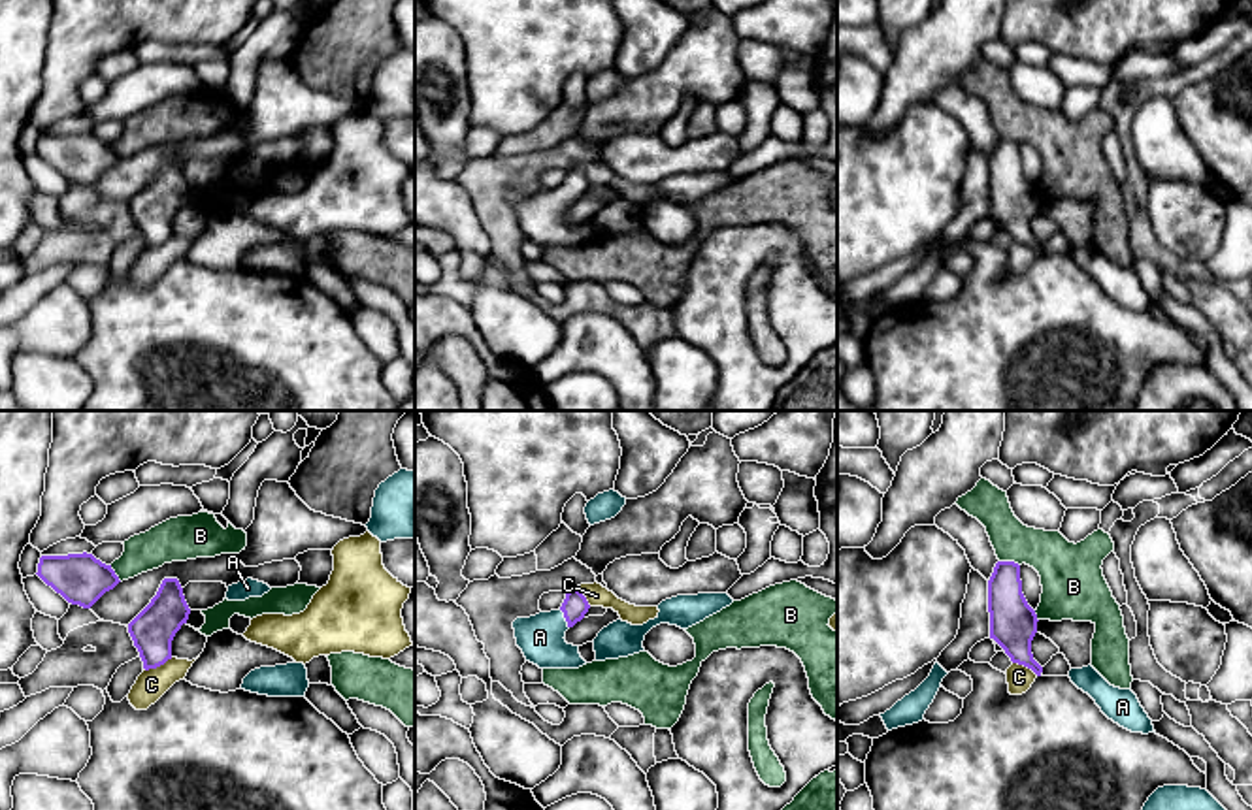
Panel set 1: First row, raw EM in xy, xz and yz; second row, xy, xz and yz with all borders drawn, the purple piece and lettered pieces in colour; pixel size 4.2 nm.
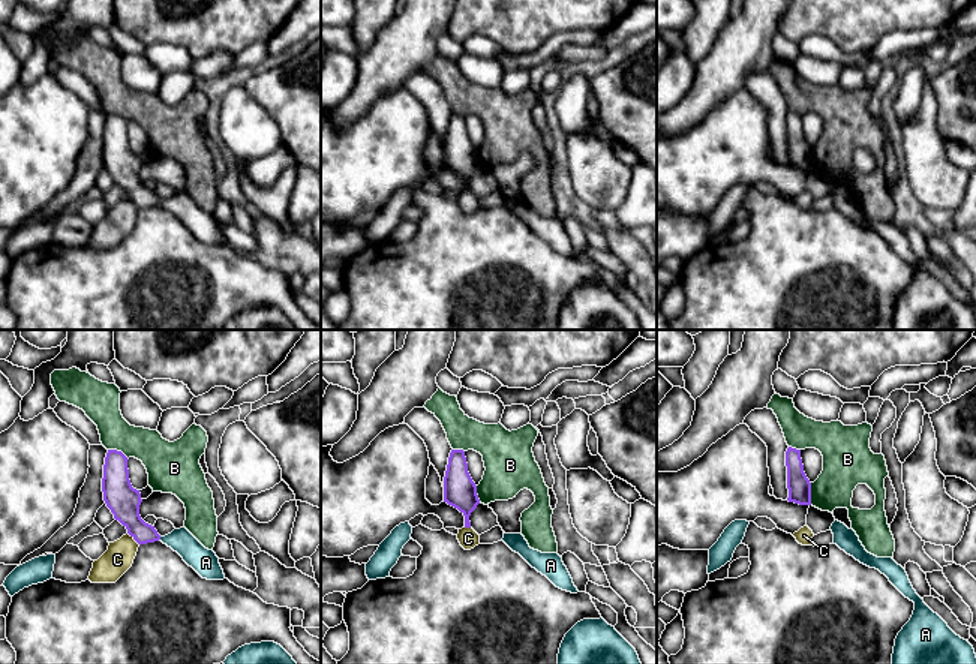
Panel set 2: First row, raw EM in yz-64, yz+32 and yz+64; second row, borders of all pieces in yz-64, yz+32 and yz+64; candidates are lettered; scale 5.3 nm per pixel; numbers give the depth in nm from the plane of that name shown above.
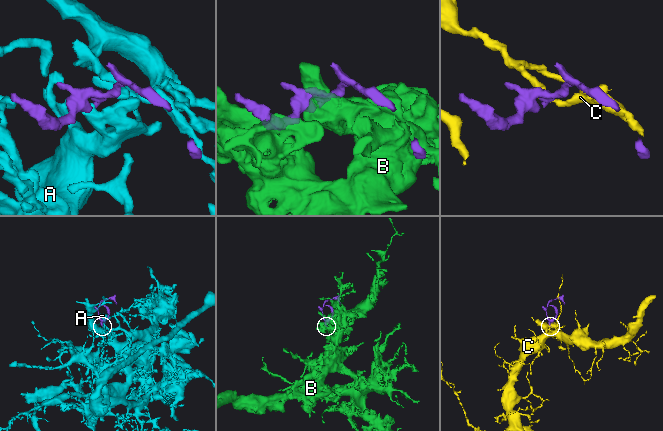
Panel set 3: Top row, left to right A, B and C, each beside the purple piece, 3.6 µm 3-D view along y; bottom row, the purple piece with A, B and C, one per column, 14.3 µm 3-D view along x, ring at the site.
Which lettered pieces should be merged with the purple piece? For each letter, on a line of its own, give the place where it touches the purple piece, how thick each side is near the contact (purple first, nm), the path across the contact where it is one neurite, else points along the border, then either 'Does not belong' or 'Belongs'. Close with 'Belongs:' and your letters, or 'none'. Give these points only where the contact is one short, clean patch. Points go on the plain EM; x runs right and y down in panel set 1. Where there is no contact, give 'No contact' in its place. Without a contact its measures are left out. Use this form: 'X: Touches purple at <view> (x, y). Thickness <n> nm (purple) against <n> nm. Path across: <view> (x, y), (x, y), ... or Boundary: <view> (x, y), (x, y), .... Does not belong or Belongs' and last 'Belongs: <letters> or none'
A: Touches purple at xz (564, 194). Thickness 110 nm (purple) against 200 nm. Path across: xz (576, 183), (564, 194), (540, 215). Belongs
B: Touches purple at yz (1009, 140). Thickness 190 nm (purple) against 240 nm. Does not belong
C: Touches purple at xy (157, 243). Thickness 190 nm (purple) against 130 nm. Boundary: xy (172, 236), (144, 247). Does not belong
Belongs: A

